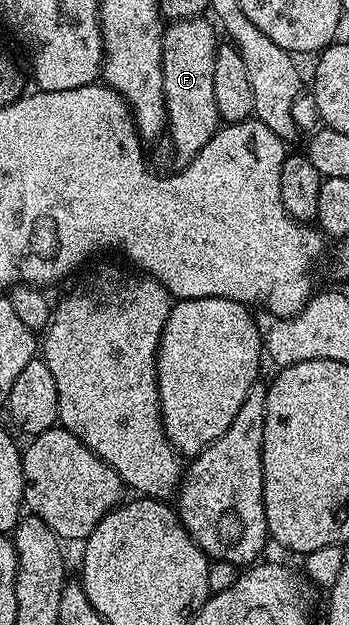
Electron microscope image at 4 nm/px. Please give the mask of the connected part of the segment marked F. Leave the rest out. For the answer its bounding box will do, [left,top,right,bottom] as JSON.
[162,17,220,164]

